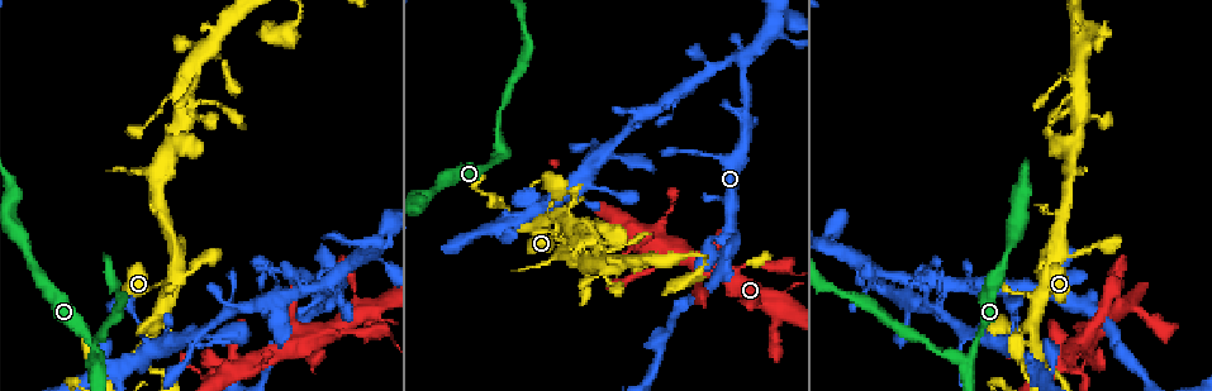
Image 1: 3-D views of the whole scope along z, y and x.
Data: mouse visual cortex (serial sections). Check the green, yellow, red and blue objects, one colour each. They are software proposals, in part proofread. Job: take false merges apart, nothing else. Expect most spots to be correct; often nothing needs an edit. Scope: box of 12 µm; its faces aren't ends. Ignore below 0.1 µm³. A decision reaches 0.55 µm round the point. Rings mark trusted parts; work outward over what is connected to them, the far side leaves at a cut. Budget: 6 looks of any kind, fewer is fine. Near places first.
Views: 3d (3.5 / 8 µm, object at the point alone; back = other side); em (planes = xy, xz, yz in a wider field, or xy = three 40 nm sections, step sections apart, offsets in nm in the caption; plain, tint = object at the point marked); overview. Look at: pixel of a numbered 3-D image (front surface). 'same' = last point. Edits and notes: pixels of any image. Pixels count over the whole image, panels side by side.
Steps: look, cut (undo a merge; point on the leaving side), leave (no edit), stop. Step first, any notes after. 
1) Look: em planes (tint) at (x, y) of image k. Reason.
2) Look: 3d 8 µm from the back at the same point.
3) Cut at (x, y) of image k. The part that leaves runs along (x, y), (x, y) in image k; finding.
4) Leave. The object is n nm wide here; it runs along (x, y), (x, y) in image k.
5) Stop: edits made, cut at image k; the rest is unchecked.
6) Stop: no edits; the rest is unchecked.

Look: 3d 3.5 µm at (96, 360) of image 1. Three arms meet.

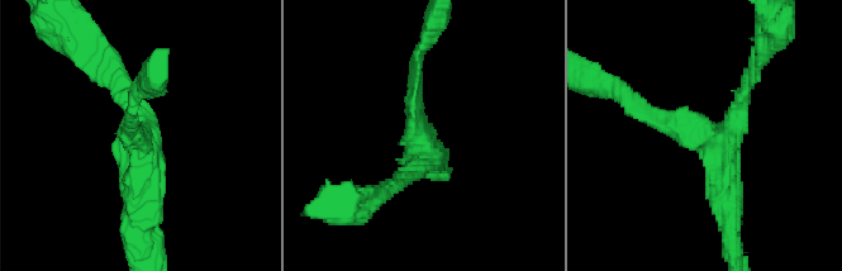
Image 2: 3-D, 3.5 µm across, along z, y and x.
Look: em planes (tint) at (425, 154) of image 2.

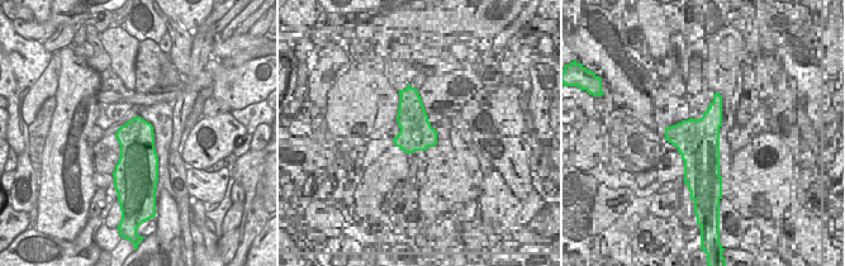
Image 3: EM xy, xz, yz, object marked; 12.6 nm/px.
Leave. The arms are 200, 200, 400 nm wide; it runs along (755, 69), (723, 139), (645, 115) in image 2; one cell here.

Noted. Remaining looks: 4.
Look: 3d 3.5 µm at (1033, 346) of image 1. Sharp bend.

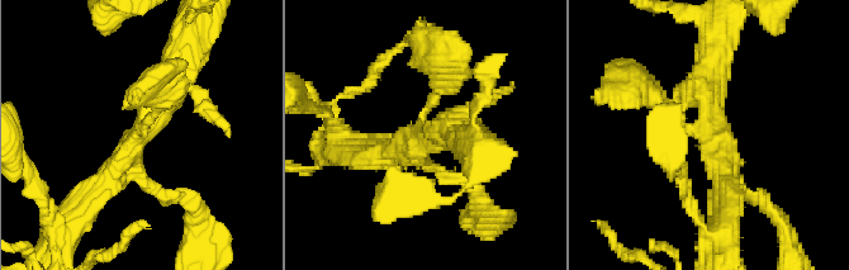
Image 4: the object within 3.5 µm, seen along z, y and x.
Look: em xy step 1 (tint) at (433, 137) of image 4. Need the tissue.

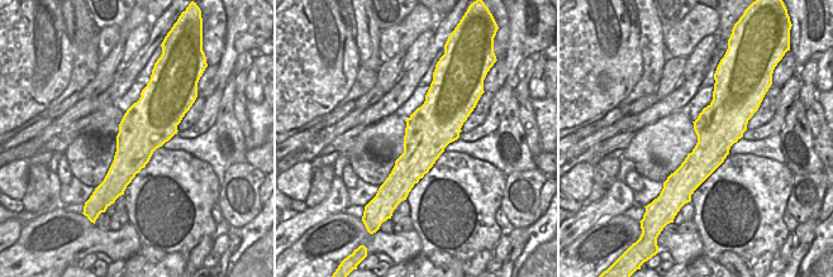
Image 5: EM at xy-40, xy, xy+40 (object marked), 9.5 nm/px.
Leave. 4 arms meet here; it runs along (184, 61), (161, 112), (90, 197) in image 4; one cell here.

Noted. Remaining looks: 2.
Look: 3d 3.5 µm from the back at (704, 275) of image 1. Four-way junction.

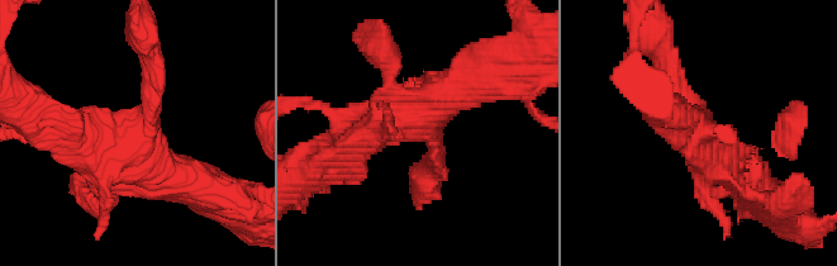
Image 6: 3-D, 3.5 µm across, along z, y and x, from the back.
Look: em xy step 2 (tint) at (423, 128) of image 6.

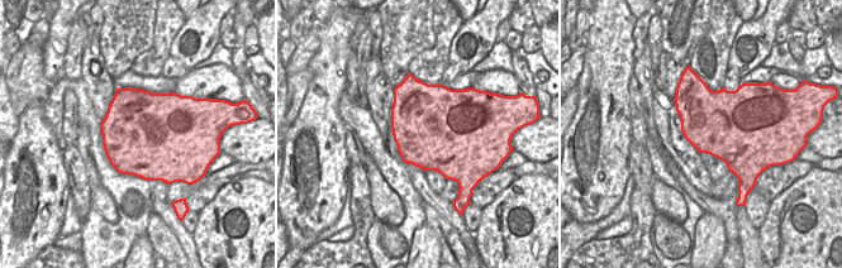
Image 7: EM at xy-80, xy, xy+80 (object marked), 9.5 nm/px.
Leave. It runs along (328, 157), (465, 85) in image 6; all the same cell.

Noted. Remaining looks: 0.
Stop: no edits; the rest is unchecked.

